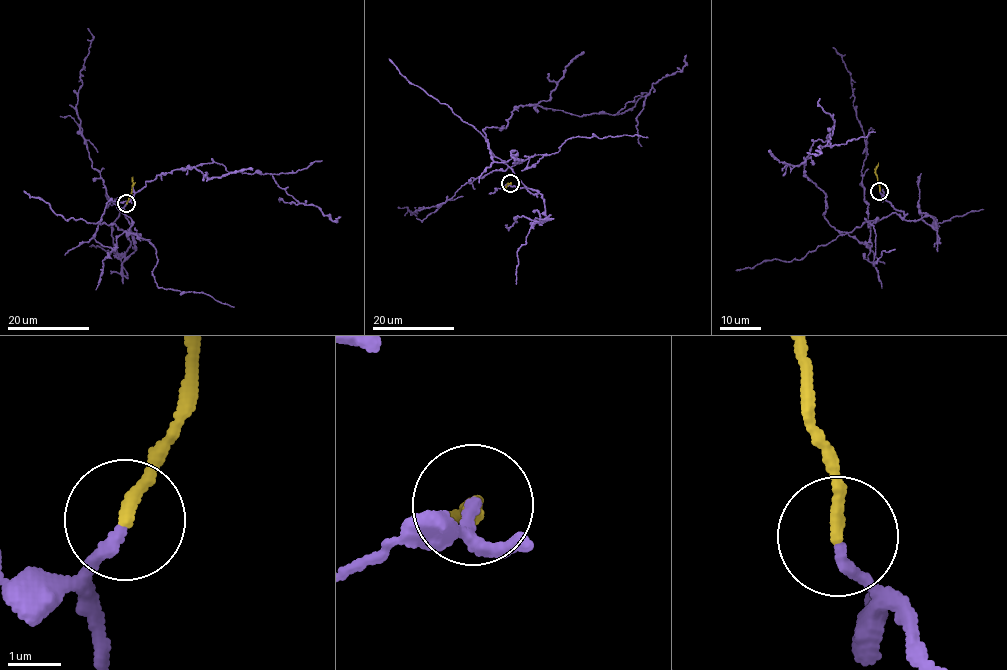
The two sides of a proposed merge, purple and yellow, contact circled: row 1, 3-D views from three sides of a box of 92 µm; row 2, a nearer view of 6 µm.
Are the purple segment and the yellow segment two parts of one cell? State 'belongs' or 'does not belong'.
does not belong

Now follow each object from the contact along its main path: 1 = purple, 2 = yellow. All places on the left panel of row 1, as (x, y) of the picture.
1: (127, 203), (129, 231), (100, 223), (158, 175), (214, 162), (340, 217)
2: (127, 203), (133, 176)

